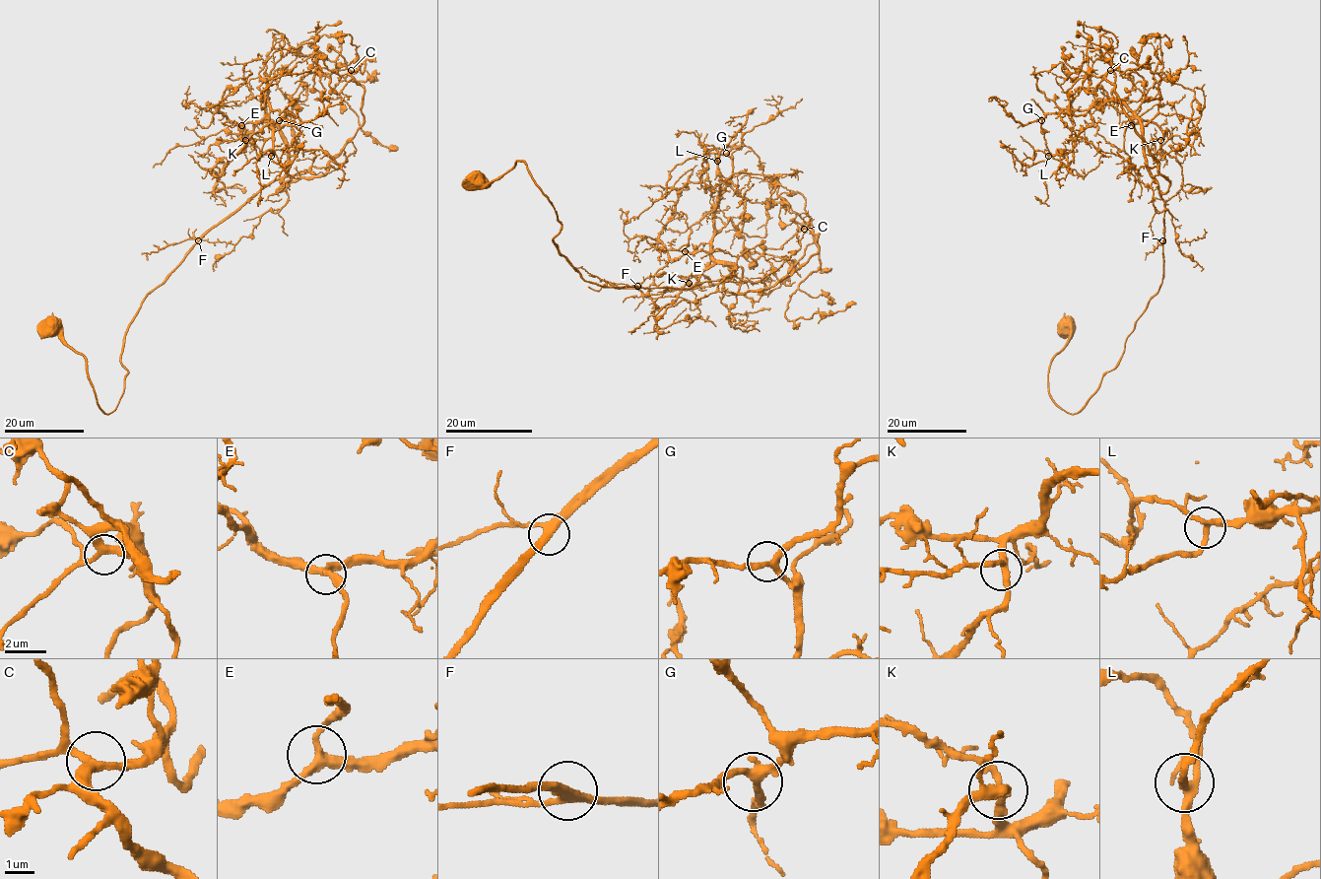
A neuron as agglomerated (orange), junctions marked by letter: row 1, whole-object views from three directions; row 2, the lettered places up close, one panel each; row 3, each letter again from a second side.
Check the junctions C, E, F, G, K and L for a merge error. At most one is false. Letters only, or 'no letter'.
no letter

